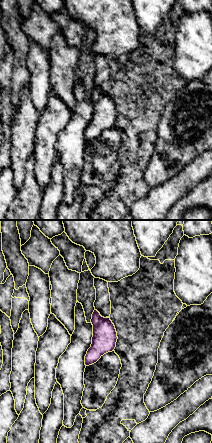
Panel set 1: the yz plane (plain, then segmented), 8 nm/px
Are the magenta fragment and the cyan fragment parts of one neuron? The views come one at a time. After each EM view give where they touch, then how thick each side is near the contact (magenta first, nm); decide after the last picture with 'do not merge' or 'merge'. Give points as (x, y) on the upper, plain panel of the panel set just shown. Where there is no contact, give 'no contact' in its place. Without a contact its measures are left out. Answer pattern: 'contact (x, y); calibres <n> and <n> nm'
contact (107, 94); calibres 200 and 20 nm

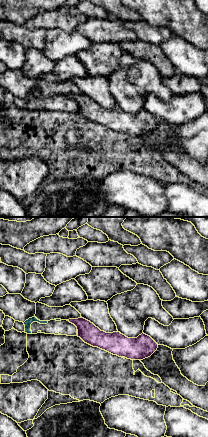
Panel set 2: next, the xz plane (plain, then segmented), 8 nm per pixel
contact (78, 108); calibres 160 and 20 nm

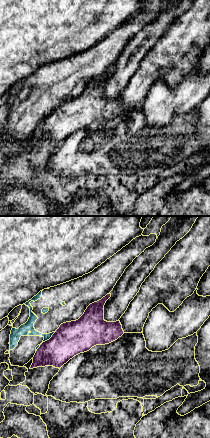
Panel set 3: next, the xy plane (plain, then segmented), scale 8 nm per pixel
contact (45, 117); calibres 280 and 90 nm

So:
do not merge

